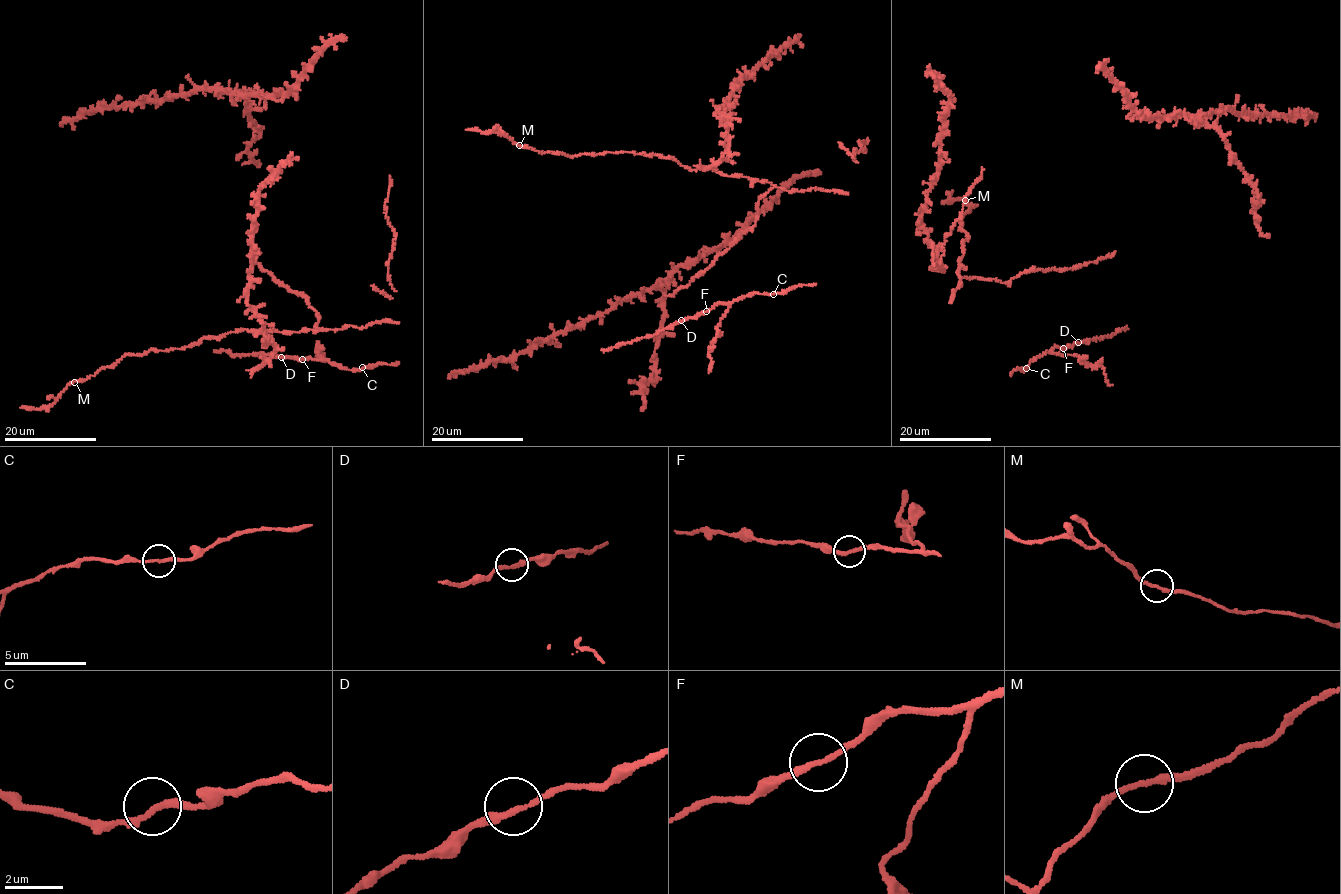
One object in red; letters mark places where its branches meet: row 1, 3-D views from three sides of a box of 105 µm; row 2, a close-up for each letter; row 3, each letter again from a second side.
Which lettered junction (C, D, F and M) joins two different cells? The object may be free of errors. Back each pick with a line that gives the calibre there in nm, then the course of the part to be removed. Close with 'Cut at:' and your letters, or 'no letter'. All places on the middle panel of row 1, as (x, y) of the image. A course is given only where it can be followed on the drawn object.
Cut at: no letter

